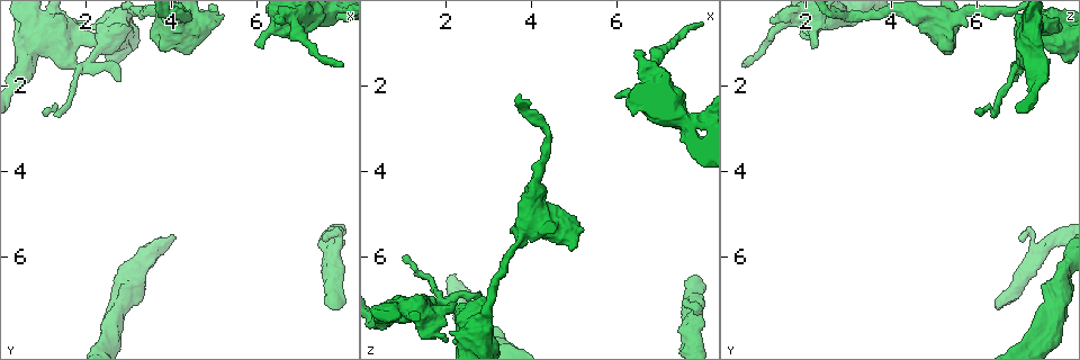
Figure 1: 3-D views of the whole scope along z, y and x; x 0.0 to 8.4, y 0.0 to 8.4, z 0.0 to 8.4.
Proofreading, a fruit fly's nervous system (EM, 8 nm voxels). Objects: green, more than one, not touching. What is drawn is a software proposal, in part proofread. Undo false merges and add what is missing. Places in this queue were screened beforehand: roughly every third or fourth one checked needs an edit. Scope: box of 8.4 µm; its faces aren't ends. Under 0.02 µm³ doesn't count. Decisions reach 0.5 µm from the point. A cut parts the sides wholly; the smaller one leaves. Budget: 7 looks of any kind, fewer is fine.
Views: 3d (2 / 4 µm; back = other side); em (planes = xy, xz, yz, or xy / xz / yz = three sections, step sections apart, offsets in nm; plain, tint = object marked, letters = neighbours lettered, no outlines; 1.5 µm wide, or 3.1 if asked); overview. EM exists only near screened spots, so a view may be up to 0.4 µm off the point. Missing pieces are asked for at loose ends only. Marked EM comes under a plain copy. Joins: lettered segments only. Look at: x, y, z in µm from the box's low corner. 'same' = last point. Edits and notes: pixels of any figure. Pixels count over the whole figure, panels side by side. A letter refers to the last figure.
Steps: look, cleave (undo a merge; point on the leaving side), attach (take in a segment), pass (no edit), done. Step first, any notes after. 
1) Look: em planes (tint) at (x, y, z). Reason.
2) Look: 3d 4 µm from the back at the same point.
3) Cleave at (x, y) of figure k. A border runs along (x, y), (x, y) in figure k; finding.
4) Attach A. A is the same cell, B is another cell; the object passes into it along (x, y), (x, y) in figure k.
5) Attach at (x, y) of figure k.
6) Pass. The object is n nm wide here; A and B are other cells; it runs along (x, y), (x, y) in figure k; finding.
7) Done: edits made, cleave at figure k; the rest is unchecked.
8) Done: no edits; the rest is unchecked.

Look: em planes (letters) at (1.10, 2.70, 6.05). Long arm stops here.

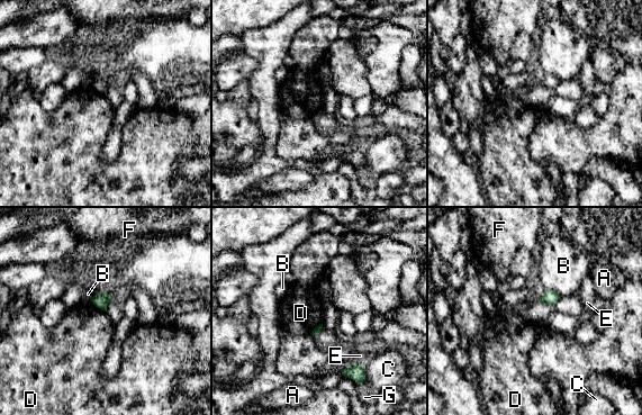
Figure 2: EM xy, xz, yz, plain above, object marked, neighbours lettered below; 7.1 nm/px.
Pass. A, B, C, D, E, F and G are other cells; a border runs along (89, 300), (105, 312) in figure 2; none of them fits.

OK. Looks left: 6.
Look: em planes (letters) at (6.00, 1.00, 2.25). Free end.

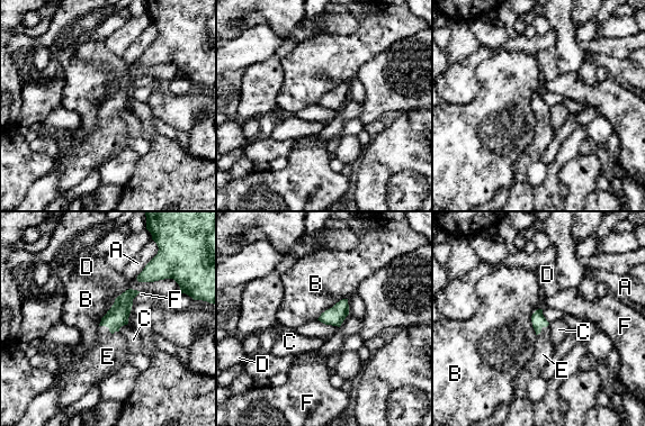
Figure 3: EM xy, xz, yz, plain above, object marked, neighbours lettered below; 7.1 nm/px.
Attach E. E is the same cell, A, B, C, D and F are other cells; the object passes into it along (117, 316), (109, 331), (107, 356) in figure 3; the cell continues.

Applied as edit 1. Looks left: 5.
Look: 3d 2 µm at (2.15, 1.45, 7.05). Calibre changes.

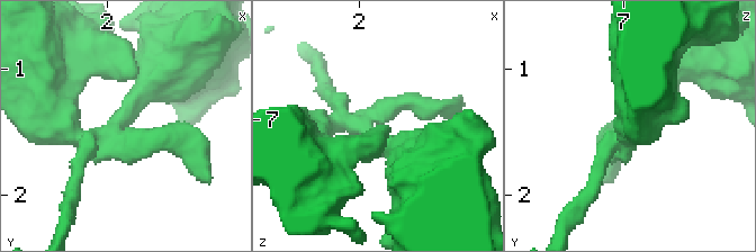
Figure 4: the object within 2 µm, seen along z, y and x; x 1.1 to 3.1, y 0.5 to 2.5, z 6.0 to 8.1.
Look: em planes (letters) at (2.10, 1.46, 7.04).

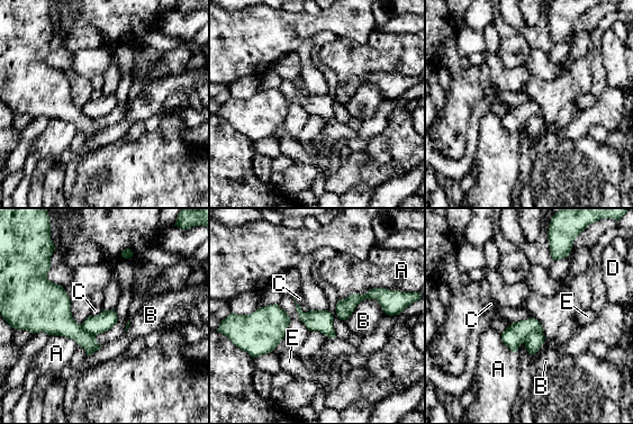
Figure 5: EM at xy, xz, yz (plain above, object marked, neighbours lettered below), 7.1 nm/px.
Cleave at (534, 340) of figure 5. The object is 140 nm wide here; A, B, C, D and E are other cells; the part that leaves runs along (397, 308), (364, 296), (338, 310) in figure 5; two cells meet here.

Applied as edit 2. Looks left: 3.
Done: edits made, attach at figure 3, cleave at figure 5; the rest is unchecked.

